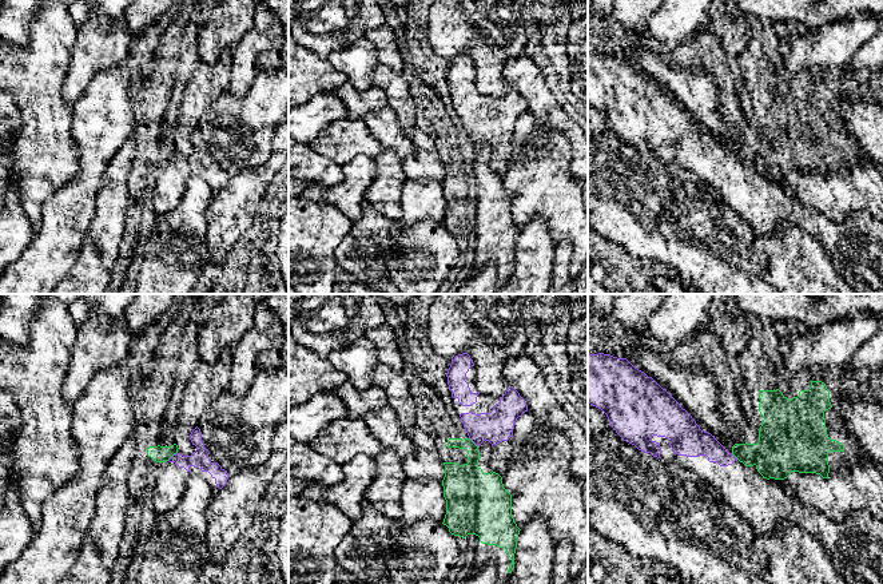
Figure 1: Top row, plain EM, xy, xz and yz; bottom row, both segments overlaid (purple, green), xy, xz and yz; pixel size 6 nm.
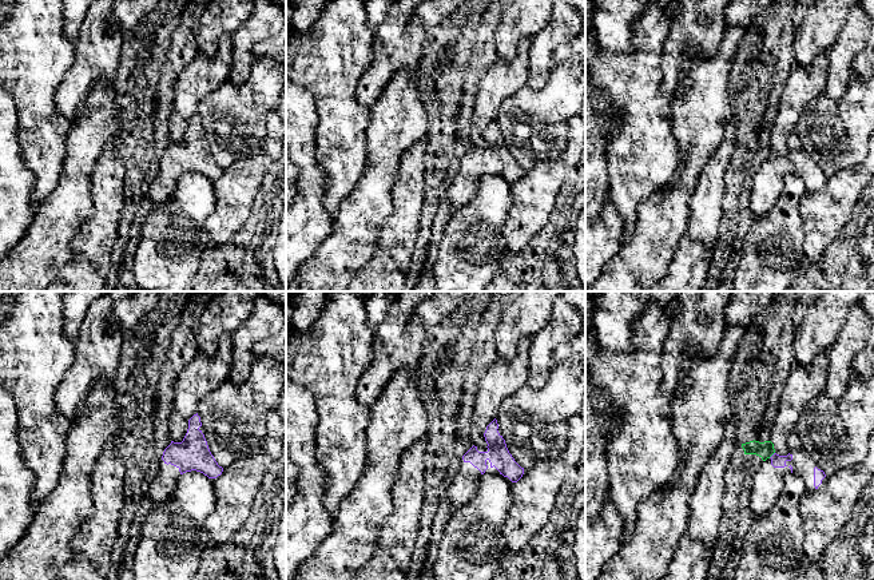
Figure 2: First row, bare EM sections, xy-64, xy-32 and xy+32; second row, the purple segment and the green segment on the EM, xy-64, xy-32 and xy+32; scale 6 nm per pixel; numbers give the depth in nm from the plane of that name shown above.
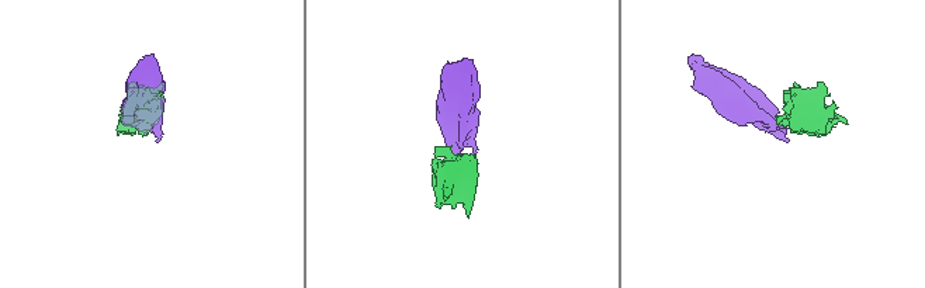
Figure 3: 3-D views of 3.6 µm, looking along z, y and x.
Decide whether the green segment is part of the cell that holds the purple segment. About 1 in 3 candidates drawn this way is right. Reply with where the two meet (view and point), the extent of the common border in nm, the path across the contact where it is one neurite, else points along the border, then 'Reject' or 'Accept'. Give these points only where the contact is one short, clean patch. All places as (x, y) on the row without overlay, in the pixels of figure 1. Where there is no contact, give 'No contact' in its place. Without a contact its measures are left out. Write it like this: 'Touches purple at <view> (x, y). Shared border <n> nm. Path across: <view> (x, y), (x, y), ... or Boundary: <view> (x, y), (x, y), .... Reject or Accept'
Touches purple at xy (172, 157). Shared border 80 nm. Boundary: xy (177, 153), (167, 161). Reject

